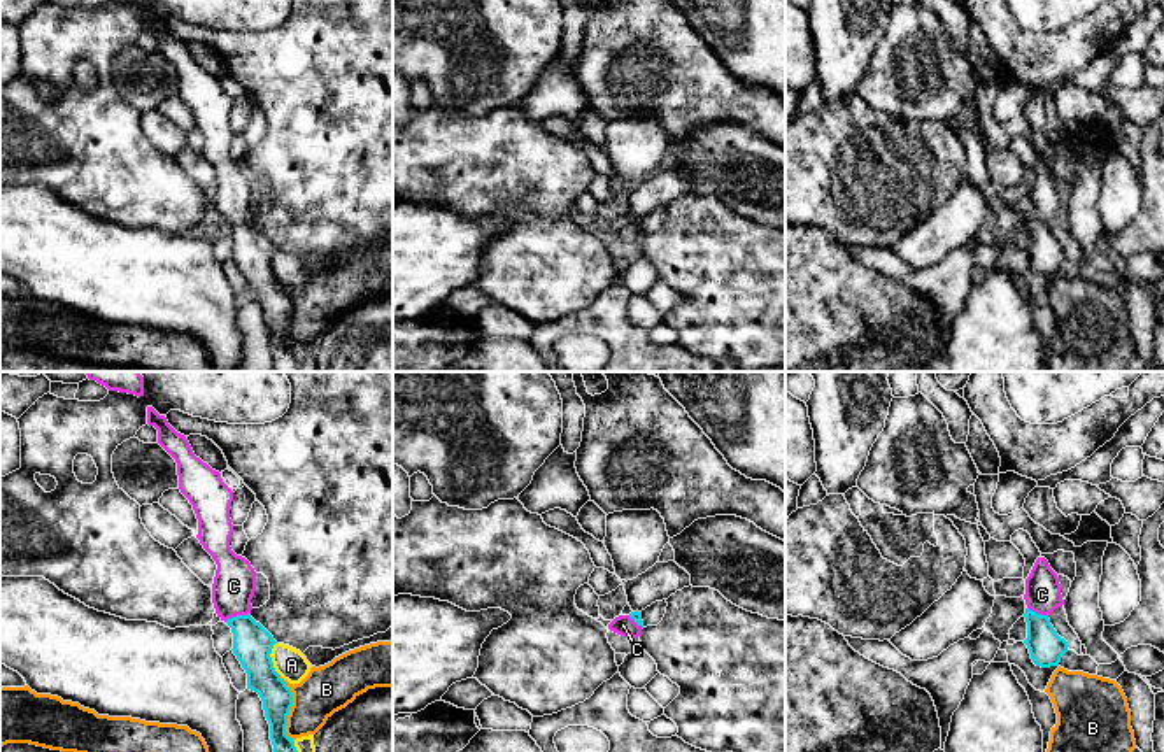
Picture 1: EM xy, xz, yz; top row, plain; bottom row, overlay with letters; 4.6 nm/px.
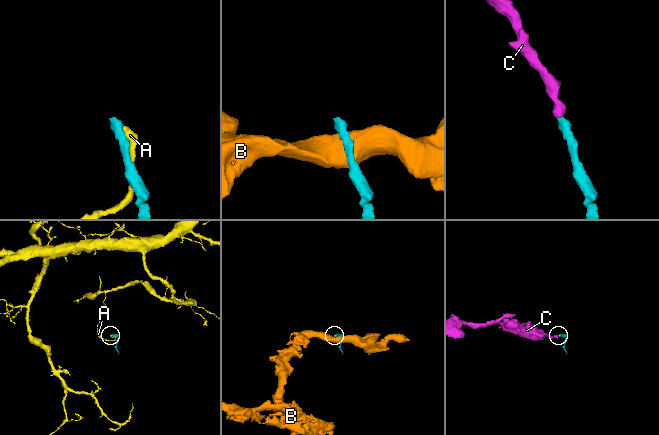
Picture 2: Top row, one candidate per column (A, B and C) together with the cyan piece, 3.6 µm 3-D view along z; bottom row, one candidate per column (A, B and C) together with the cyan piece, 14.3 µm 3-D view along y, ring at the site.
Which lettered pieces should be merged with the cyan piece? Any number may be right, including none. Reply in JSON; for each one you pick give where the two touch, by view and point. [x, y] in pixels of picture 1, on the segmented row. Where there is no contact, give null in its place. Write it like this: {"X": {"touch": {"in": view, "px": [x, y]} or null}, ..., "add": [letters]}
{"C": {"touch": {"in": "xy", "px": [237, 616]}}, "add": ["C"]}

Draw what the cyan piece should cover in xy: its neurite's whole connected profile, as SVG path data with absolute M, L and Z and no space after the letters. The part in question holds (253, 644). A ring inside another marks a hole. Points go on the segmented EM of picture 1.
M147 407L147 424L158 429L158 443L175 459L179 489L193 505L198 519L196 538L217 564L212 603L217 617L231 628L231 650L247 673L247 689L258 692L263 701L273 752L298 752L293 738L286 734L293 692L275 671L270 657L277 642L251 617L256 571L230 547L233 491L223 482L219 472L195 456L188 438L153 407Z

